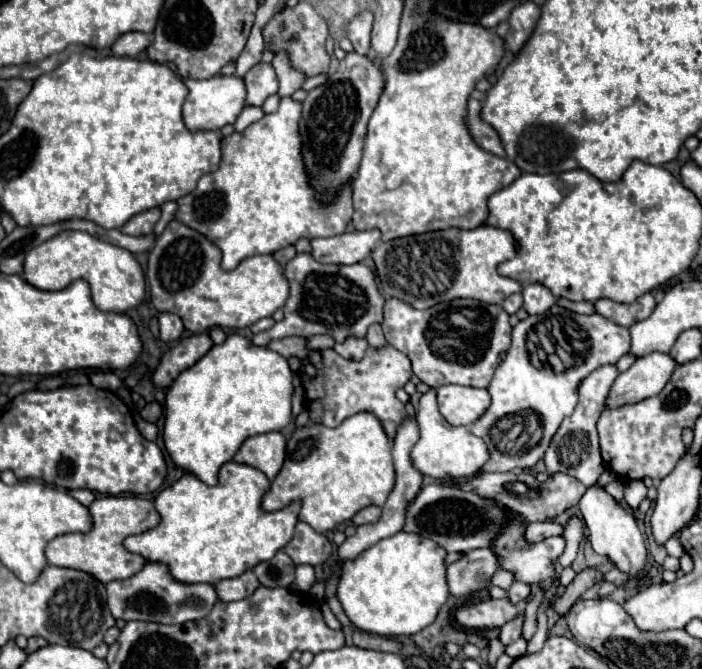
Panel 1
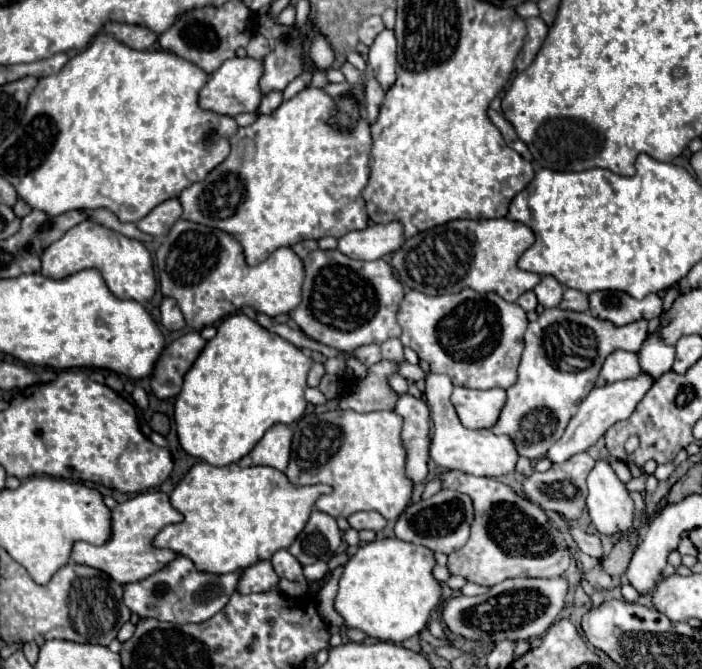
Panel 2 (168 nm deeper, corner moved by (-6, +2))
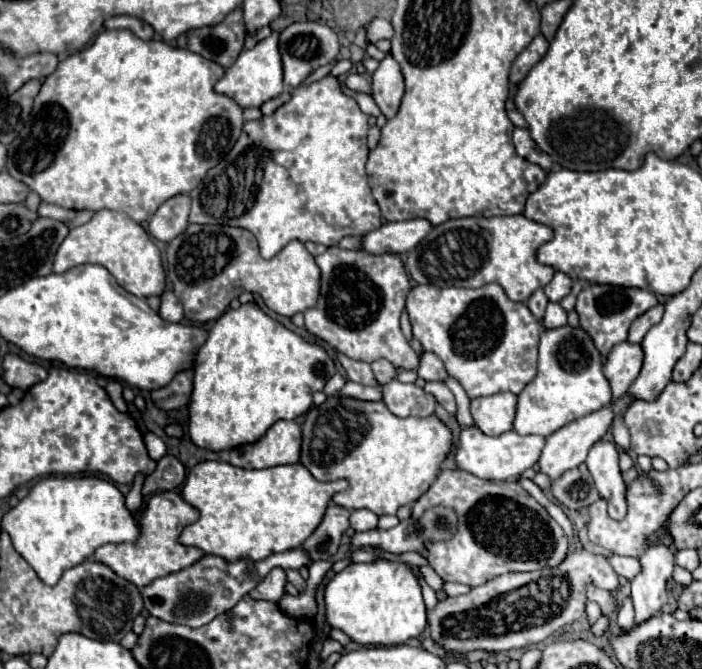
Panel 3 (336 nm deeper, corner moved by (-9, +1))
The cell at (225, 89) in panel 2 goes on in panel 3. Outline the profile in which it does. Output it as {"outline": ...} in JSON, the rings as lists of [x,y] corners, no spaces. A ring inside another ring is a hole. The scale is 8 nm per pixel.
{"outline":[[[274,31],[268,39],[256,43],[252,49],[244,49],[242,55],[234,61],[234,65],[226,69],[224,77],[218,79],[218,83],[214,85],[214,91],[234,99],[242,109],[260,107],[268,99],[274,99],[282,91],[286,91],[282,83],[282,61],[280,61],[278,36],[279,33]]]}

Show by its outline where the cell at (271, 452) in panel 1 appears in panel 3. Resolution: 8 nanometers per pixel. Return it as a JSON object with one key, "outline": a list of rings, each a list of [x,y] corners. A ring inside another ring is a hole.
{"outline":[[[276,421],[260,441],[232,449],[230,463],[242,469],[292,465],[298,463],[300,441],[302,435],[296,421]]]}

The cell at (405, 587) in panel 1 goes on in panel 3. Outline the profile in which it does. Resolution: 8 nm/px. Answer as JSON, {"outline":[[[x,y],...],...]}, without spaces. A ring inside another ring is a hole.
{"outline":[[[376,559],[372,563],[352,563],[344,571],[336,573],[324,591],[326,601],[326,619],[330,627],[342,629],[352,641],[360,645],[400,645],[412,637],[420,637],[428,627],[426,605],[422,599],[422,587],[418,575],[408,563]]]}

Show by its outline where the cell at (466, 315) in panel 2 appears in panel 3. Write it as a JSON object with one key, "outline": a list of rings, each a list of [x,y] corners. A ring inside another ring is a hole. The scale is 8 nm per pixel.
{"outline":[[[496,283],[480,289],[416,285],[406,301],[412,335],[422,347],[438,355],[470,399],[494,393],[520,393],[536,375],[538,337],[544,329],[524,303],[514,303]]]}

